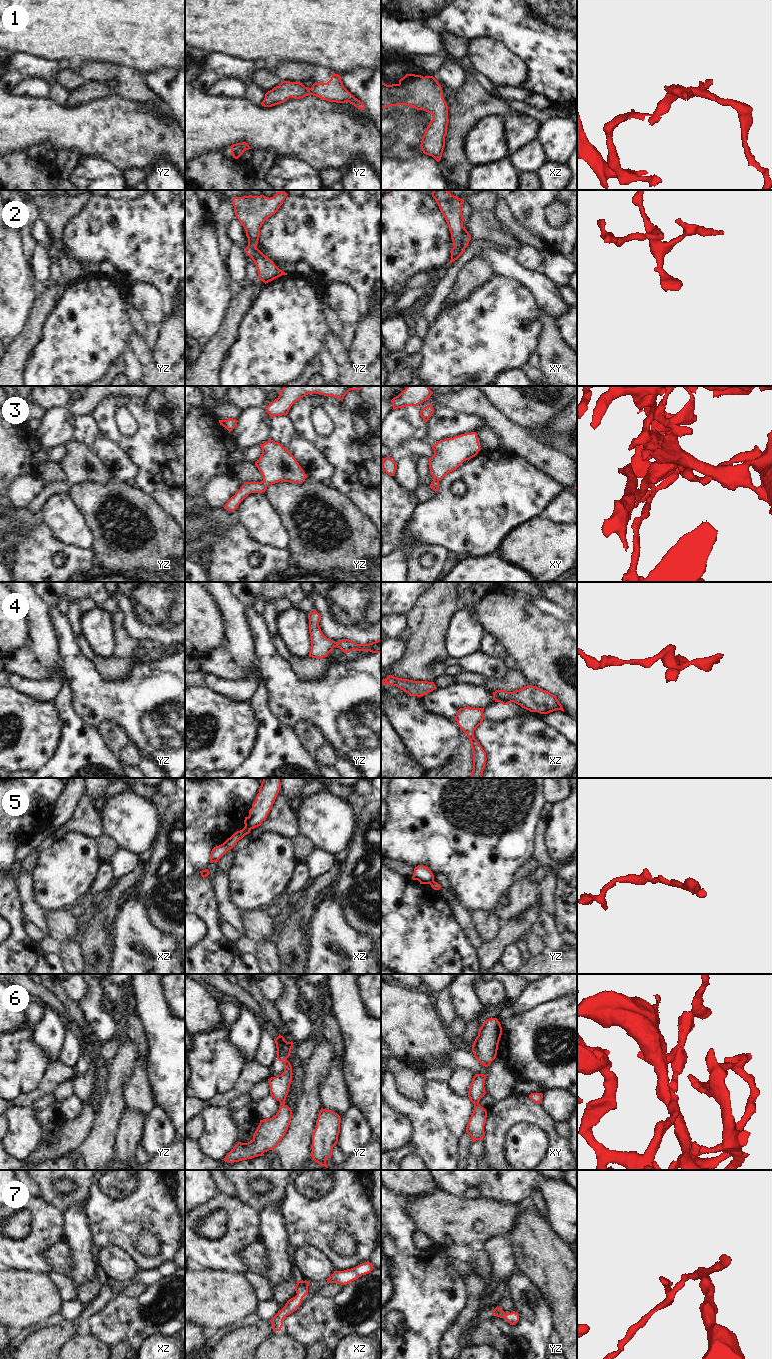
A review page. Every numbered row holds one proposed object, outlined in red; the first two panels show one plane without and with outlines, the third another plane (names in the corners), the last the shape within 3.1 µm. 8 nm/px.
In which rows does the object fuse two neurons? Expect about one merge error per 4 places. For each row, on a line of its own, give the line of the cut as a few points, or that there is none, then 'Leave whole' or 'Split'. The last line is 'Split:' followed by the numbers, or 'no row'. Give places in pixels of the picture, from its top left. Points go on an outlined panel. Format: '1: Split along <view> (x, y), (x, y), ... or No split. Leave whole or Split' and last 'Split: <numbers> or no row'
1: No split. Leave whole
2: No split. Leave whole
3: No split. Leave whole
4: No split. Leave whole
5: Split along xz (245, 826), (250, 829). Split
6: No split. Leave whole
7: No split. Leave whole
Split: 5.

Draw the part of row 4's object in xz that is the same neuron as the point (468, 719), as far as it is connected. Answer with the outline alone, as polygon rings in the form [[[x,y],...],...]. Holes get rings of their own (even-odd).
[[[460,708],[455,716],[458,726],[467,734],[473,751],[471,778],[482,778],[486,764],[486,752],[474,737],[474,730],[482,724],[484,708]]]

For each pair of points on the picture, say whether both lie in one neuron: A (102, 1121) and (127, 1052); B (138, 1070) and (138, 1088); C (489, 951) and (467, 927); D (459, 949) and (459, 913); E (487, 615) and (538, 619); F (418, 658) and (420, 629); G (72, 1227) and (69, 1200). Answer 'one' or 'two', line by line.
A: one
B: one
C: two
D: two
E: one
F: one
G: two

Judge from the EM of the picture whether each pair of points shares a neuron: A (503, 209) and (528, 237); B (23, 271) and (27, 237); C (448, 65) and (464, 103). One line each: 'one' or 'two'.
A: one
B: two
C: two

